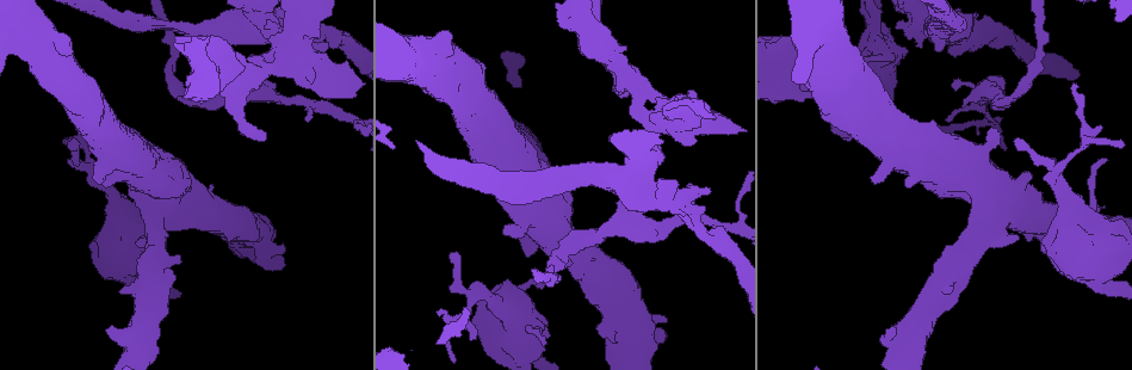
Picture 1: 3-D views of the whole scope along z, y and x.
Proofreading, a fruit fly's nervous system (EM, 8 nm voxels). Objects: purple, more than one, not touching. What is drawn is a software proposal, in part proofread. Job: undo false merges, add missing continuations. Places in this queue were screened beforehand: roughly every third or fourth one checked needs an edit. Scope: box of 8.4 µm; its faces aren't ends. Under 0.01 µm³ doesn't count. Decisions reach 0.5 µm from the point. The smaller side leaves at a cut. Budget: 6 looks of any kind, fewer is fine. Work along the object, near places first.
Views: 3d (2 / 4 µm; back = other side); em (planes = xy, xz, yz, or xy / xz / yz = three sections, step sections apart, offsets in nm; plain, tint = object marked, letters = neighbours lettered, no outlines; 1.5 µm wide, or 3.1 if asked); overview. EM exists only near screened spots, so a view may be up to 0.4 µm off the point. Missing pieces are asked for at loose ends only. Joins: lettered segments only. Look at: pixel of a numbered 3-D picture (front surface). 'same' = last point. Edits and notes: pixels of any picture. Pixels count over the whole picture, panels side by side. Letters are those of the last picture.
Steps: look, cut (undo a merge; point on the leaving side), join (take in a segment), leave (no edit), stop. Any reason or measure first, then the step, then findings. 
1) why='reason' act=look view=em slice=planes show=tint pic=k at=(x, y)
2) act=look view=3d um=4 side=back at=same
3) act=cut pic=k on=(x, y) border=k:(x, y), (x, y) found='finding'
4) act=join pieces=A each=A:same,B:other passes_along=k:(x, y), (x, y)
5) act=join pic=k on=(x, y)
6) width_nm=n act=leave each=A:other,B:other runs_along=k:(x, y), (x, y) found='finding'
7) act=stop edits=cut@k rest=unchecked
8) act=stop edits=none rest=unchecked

why='branch stops here' act=look view=em slice=planes show=plain pic=1 at=(102, 179)

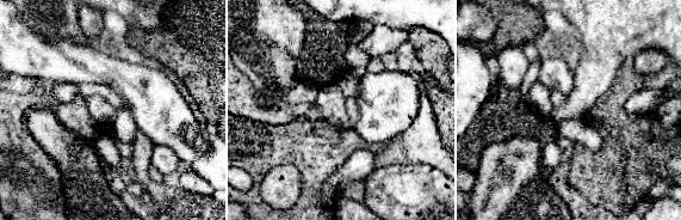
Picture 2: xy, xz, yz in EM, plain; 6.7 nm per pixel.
act=look view=em slice=planes show=letters at=same

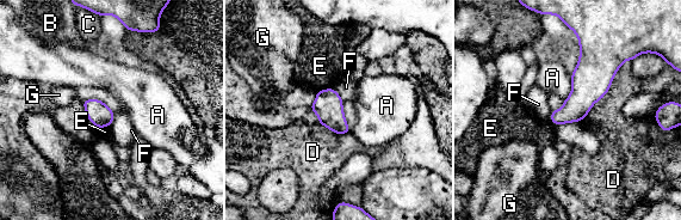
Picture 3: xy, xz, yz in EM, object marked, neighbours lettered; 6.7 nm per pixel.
act=leave each=A:other,B:other,C:other,D:other,E:other,F:other,G:other border=3:(571, 74), (571, 92), (563, 99) found='no lettered segment goes on from it'

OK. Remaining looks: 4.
why='thick turns thin' act=look view=em slice=xz step=4 show=tint pic=1 at=(1103, 284)

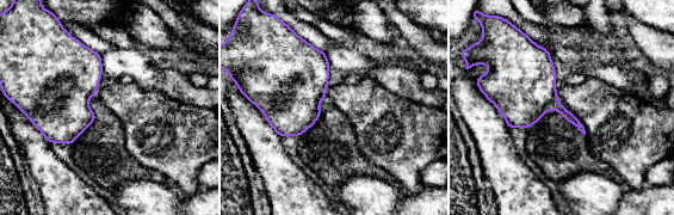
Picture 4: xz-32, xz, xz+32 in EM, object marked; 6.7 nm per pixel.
act=look view=em slice=planes show=letters at=same

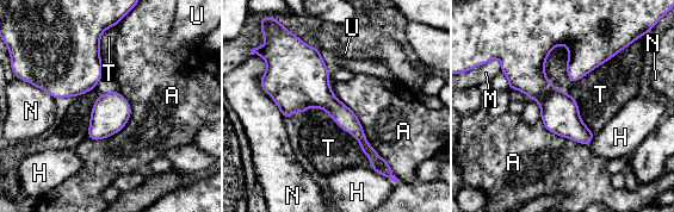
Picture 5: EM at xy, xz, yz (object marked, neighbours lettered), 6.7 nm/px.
longest_contact=A:700nm act=leave each=A:other,H:other,M:other,N:other,T:other,U:other runs_along=5:(566, 35), (537, 56), (537, 86), (587, 141) found='continuous, no second neuron'

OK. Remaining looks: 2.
act=stop edits=none rest=unchecked

